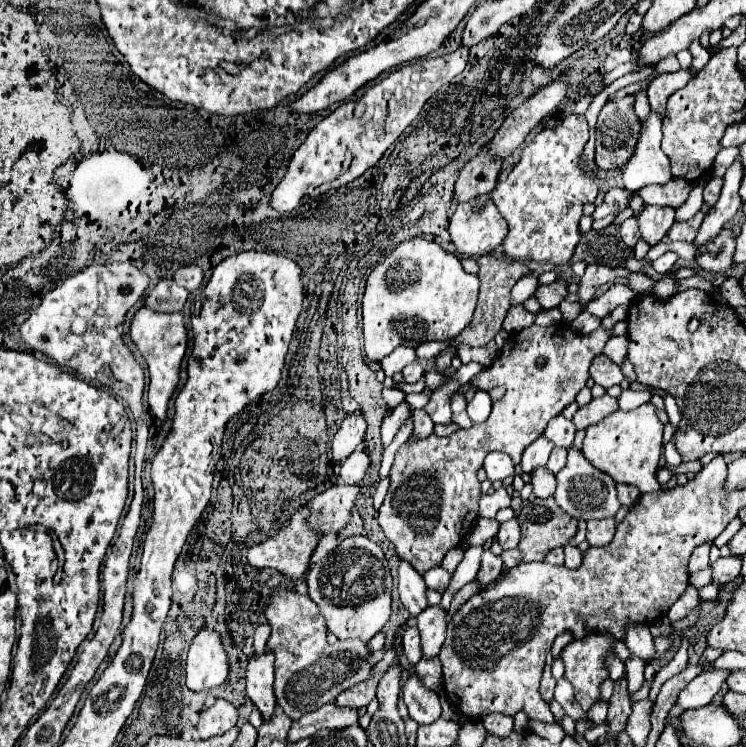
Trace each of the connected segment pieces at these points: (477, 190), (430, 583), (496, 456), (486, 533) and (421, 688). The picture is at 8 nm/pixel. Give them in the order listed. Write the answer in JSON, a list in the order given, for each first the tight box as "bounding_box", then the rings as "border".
[{"bounding_box":[453,146,501,202],"border":[[[487,146],[481,148],[479,154],[475,158],[471,158],[461,168],[461,174],[459,174],[455,188],[453,188],[453,198],[457,202],[467,202],[475,196],[489,194],[497,184],[499,168],[501,168],[501,162],[493,160],[487,154]]]},{"bounding_box":[423,568,451,592],"border":[[[431,568],[427,574],[423,574],[423,578],[427,582],[427,588],[433,588],[437,592],[443,592],[451,582],[451,574],[443,568]]]},{"bounding_box":[483,452,515,482],"border":[[[491,452],[491,454],[487,454],[483,468],[485,468],[487,478],[489,478],[491,482],[495,482],[495,480],[507,482],[507,480],[511,480],[511,478],[515,476],[513,462],[511,462],[511,458],[509,458],[507,454],[503,454],[503,452]]]},{"bounding_box":[467,518,499,546],"border":[[[477,518],[471,532],[469,532],[469,536],[467,536],[467,542],[471,546],[483,546],[497,534],[497,528],[499,528],[499,522],[495,518],[491,518],[491,520]]]},{"bounding_box":[401,674,441,724],"border":[[[411,674],[403,688],[401,688],[403,700],[409,708],[409,716],[417,722],[417,724],[431,724],[435,720],[439,720],[441,716],[441,704],[439,704],[439,696],[429,690],[421,678],[417,678],[417,674]]]}]

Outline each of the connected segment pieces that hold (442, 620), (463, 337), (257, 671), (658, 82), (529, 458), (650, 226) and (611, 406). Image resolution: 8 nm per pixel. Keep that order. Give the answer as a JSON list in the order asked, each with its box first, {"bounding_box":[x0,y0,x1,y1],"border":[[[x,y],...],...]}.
[{"bounding_box":[417,604,447,658],"border":[[[437,604],[429,606],[417,616],[417,626],[421,632],[421,646],[423,656],[433,658],[439,654],[441,644],[445,642],[445,630],[447,630],[447,612]]]},{"bounding_box":[435,254,531,374],"border":[[[491,254],[487,256],[481,256],[479,258],[479,280],[481,280],[481,290],[479,290],[479,300],[477,300],[477,308],[475,308],[475,314],[473,314],[473,320],[471,324],[455,338],[453,346],[447,348],[445,352],[441,352],[435,362],[437,362],[437,370],[441,374],[447,374],[451,370],[451,358],[457,356],[457,346],[459,344],[469,344],[469,346],[485,346],[487,342],[491,342],[495,338],[495,334],[501,330],[501,324],[503,324],[503,318],[511,306],[509,302],[509,294],[511,294],[511,288],[515,286],[515,282],[523,276],[527,276],[531,270],[521,264],[521,262],[509,262],[509,260],[503,260],[503,258],[495,258]]]},{"bounding_box":[247,654,275,720],"border":[[[261,654],[253,656],[247,666],[247,696],[253,706],[259,708],[261,718],[269,720],[275,712],[275,696],[273,696],[273,656]]]},{"bounding_box":[647,70,693,116],"border":[[[679,70],[679,72],[673,72],[673,74],[659,74],[649,90],[647,90],[647,98],[649,98],[649,106],[651,106],[651,112],[659,112],[661,116],[665,116],[665,106],[667,106],[667,98],[683,88],[689,80],[693,78],[693,72],[691,70]]]},{"bounding_box":[521,436,553,472],"border":[[[539,436],[525,452],[523,452],[523,460],[521,460],[521,468],[523,472],[531,472],[533,468],[539,468],[539,466],[545,466],[547,460],[549,460],[549,454],[553,450],[553,444],[551,440],[547,440],[545,436]]]},{"bounding_box":[637,206,675,246],"border":[[[645,206],[643,212],[637,216],[641,240],[645,240],[649,246],[655,246],[661,242],[661,238],[667,234],[671,224],[675,222],[675,210],[665,206]]]},{"bounding_box":[573,396,619,430],"border":[[[601,396],[601,398],[593,398],[589,404],[581,406],[575,416],[573,416],[573,422],[577,426],[577,430],[585,430],[587,426],[599,422],[601,418],[609,416],[611,412],[615,412],[619,406],[617,406],[617,398],[611,398],[611,396]]]}]

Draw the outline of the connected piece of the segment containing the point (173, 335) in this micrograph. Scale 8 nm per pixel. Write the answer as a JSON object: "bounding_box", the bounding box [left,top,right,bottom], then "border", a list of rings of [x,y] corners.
{"bounding_box":[131,308,187,420],"border":[[[141,308],[133,316],[131,322],[131,340],[139,348],[141,356],[145,358],[149,366],[149,408],[155,412],[159,420],[165,420],[167,414],[167,402],[171,394],[177,388],[179,382],[179,368],[181,360],[187,350],[187,328],[181,312],[165,314],[165,312],[153,312],[151,308]]]}

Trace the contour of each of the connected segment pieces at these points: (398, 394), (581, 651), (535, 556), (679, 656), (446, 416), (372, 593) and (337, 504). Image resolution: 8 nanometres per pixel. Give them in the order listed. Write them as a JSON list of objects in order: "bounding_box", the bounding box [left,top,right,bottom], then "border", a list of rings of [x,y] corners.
[{"bounding_box":[383,388,405,408],"border":[[[385,388],[385,390],[383,390],[383,398],[385,398],[385,402],[387,402],[391,408],[395,408],[397,404],[403,402],[405,394],[403,394],[401,390],[397,390],[397,388]]]},{"bounding_box":[561,634,615,712],"border":[[[593,634],[593,636],[585,636],[583,640],[569,642],[561,652],[561,660],[565,664],[565,680],[573,684],[575,700],[579,702],[583,712],[587,712],[595,702],[601,700],[601,684],[605,678],[609,678],[605,660],[607,656],[613,654],[613,648],[615,648],[613,638],[609,638],[607,634]]]},{"bounding_box":[501,498,577,570],"border":[[[545,498],[545,500],[531,500],[523,510],[521,514],[517,516],[517,522],[521,526],[521,542],[517,548],[513,550],[505,550],[501,554],[503,558],[503,570],[509,570],[517,564],[523,564],[523,562],[541,562],[545,560],[545,556],[557,548],[557,546],[565,546],[569,542],[569,538],[577,532],[577,520],[567,516],[567,512],[563,512],[553,498]]]},{"bounding_box":[649,636,689,698],"border":[[[683,636],[683,638],[681,638],[681,644],[679,644],[679,650],[675,652],[675,656],[673,656],[663,668],[657,670],[657,674],[655,674],[655,678],[653,678],[653,686],[651,686],[649,696],[655,696],[655,698],[657,698],[657,694],[659,694],[661,686],[663,686],[663,682],[669,680],[671,676],[675,676],[677,672],[681,672],[681,670],[689,664],[687,648],[689,648],[689,640],[687,640],[687,636]]]},{"bounding_box":[423,376,461,424],"border":[[[447,376],[445,384],[441,384],[439,388],[435,388],[435,390],[431,392],[429,402],[427,402],[427,406],[425,406],[423,410],[431,416],[431,420],[433,420],[435,424],[451,424],[449,400],[451,400],[451,396],[457,392],[459,386],[461,386],[461,384],[457,384],[457,380],[451,380],[451,378]]]},{"bounding_box":[307,536,391,642],"border":[[[349,536],[341,540],[341,544],[325,558],[321,558],[311,572],[307,574],[307,586],[309,586],[309,598],[319,606],[327,628],[341,640],[345,638],[361,638],[363,642],[369,642],[389,620],[391,616],[391,572],[389,564],[385,560],[383,550],[371,542],[365,536]]]},{"bounding_box":[311,486,361,534],"border":[[[331,486],[317,494],[311,504],[311,528],[319,528],[325,534],[339,532],[351,518],[351,508],[361,492],[361,486]]]}]

